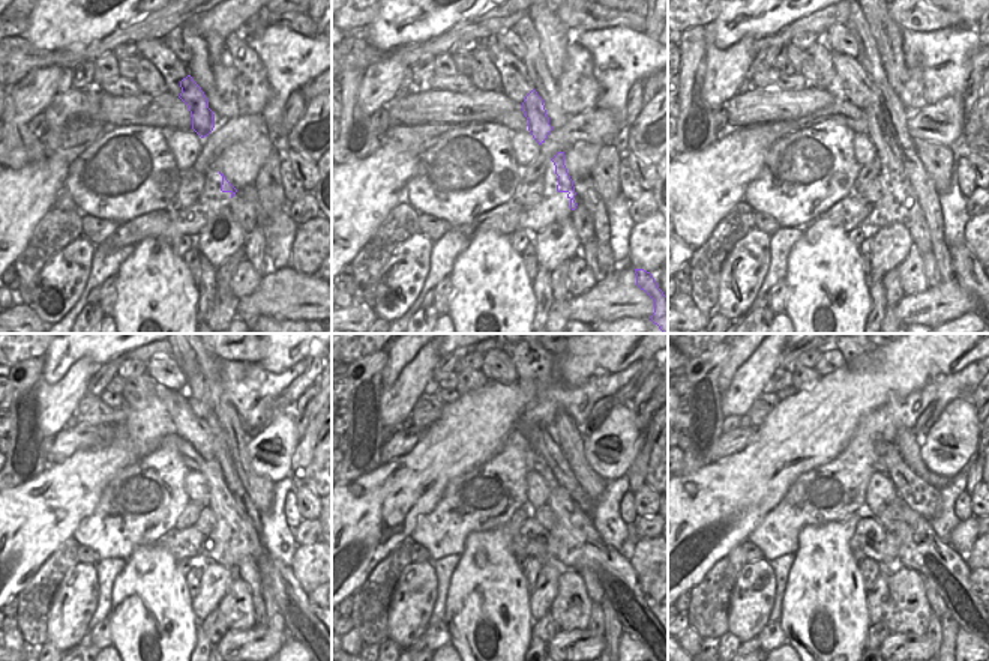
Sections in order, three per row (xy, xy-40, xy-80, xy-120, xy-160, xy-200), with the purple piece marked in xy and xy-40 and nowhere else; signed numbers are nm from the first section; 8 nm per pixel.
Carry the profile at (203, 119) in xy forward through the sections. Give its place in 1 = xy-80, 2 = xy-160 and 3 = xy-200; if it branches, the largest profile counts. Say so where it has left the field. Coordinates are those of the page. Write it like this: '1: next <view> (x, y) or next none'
1: next xy-80 (887, 149)
2: next xy-160 (614, 573)
3: next xy-200 (946, 568)

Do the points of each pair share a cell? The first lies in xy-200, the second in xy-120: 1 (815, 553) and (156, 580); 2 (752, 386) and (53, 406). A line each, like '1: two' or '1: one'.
1: one
2: one

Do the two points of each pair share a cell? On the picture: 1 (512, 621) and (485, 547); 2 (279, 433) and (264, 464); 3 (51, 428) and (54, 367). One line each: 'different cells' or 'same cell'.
1: same cell
2: same cell
3: different cells

